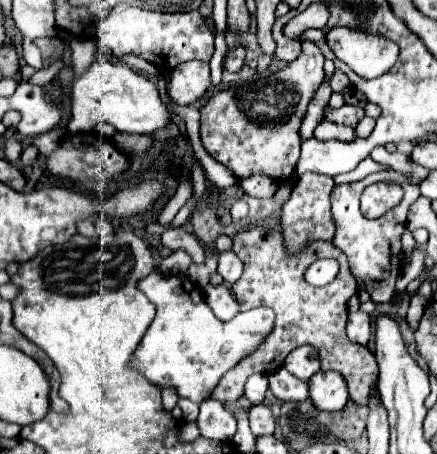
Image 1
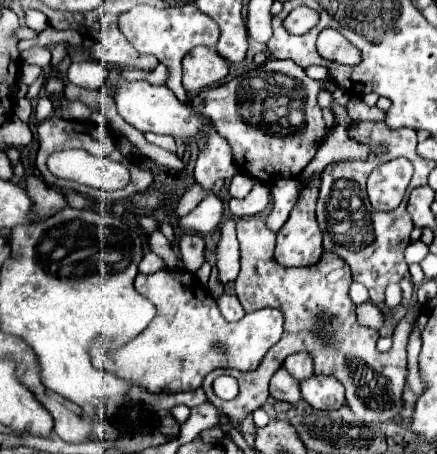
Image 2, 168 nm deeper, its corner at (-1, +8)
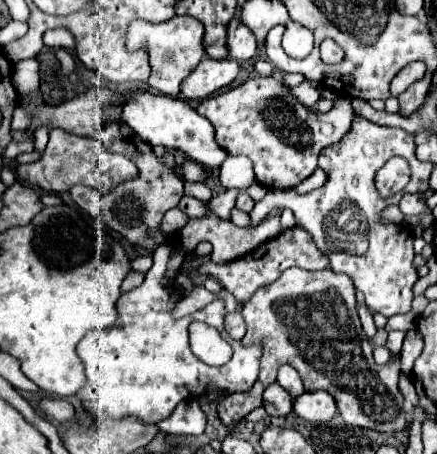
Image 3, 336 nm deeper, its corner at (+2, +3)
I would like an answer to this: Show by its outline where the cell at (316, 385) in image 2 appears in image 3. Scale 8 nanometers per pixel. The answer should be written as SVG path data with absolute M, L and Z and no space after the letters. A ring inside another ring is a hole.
M303 393L293 401L293 411L297 417L309 423L327 423L335 417L337 407L329 393Z

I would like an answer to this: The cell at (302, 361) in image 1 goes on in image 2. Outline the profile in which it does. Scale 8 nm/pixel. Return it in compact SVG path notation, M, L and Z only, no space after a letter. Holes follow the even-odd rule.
M296 352L292 356L288 356L284 360L284 368L296 378L296 380L304 380L308 376L314 374L314 360L308 352Z

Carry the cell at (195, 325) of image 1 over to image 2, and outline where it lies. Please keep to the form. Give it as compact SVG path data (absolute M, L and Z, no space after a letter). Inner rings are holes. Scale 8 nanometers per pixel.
M158 270L154 274L138 274L136 290L156 306L156 316L128 346L116 352L104 352L104 340L92 346L92 362L96 368L108 370L118 378L142 386L148 392L188 392L200 388L204 376L216 368L254 370L264 354L280 340L284 316L274 308L246 314L238 322L226 322L210 292L192 282L188 270Z

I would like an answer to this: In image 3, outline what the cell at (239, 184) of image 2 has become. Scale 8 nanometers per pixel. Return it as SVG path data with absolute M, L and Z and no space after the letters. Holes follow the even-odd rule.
M227 155L221 169L219 179L225 189L247 189L255 183L255 173L251 167L251 161L245 155Z

